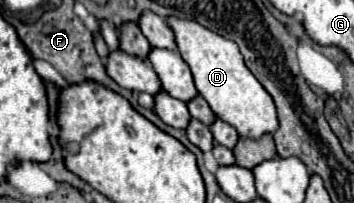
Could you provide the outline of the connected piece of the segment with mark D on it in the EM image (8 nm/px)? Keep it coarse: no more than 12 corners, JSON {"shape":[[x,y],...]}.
{"shape":[[165,19],[199,95],[241,137],[279,129],[235,41]]}

